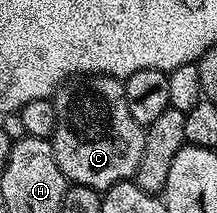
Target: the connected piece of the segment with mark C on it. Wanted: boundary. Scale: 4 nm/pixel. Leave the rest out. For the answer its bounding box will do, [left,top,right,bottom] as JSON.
[51,74,145,190]

